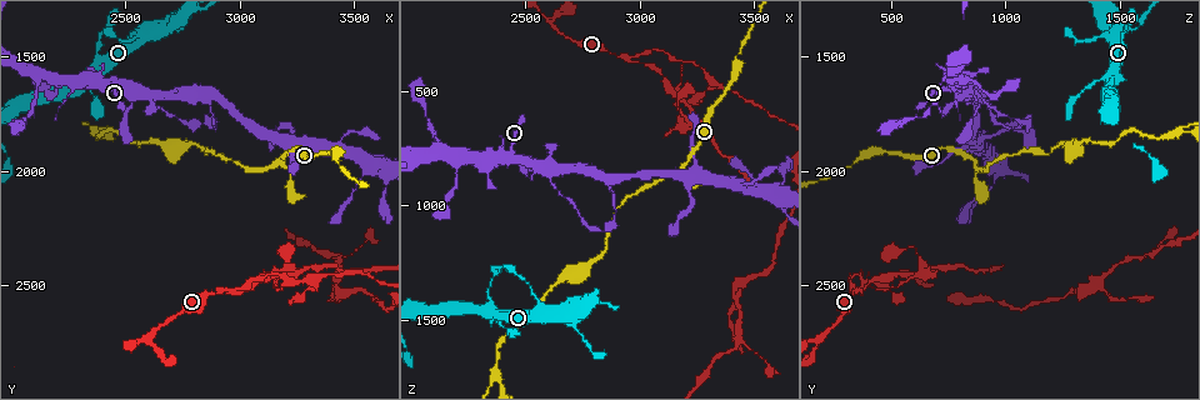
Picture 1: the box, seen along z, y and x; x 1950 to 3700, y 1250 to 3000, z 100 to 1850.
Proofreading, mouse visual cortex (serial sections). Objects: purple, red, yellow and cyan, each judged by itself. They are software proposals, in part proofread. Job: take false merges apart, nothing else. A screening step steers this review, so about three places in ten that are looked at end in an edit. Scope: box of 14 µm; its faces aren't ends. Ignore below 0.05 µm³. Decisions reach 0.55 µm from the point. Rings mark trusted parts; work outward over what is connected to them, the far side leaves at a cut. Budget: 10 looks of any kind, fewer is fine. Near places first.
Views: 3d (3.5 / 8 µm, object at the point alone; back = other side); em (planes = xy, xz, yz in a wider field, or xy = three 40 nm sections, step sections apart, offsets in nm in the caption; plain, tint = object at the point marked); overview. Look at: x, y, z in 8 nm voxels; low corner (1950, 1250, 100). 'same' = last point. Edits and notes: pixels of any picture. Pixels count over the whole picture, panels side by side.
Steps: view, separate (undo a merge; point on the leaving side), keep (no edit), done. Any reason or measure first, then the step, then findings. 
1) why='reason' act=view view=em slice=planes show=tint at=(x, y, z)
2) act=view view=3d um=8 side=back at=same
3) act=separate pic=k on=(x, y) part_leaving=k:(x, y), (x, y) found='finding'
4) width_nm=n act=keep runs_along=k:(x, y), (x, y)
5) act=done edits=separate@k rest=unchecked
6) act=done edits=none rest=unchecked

why='thick turns thin' act=view view=3d um=3.5 at=(2870, 1670, 880)

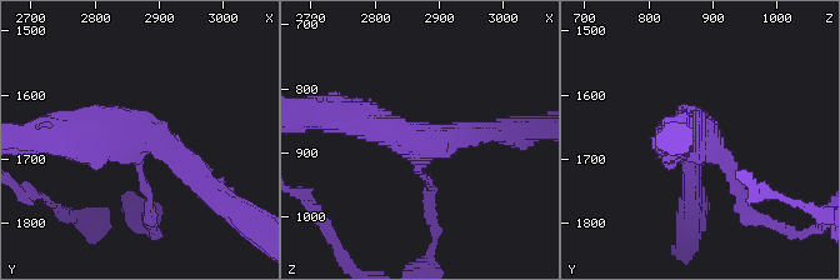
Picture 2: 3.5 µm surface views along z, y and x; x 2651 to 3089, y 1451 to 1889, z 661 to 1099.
arms=3 arm_widths_nm=150,250,450 why='shape alone is not enough' act=view view=em slice=planes show=tint at=(2870, 1665, 885)

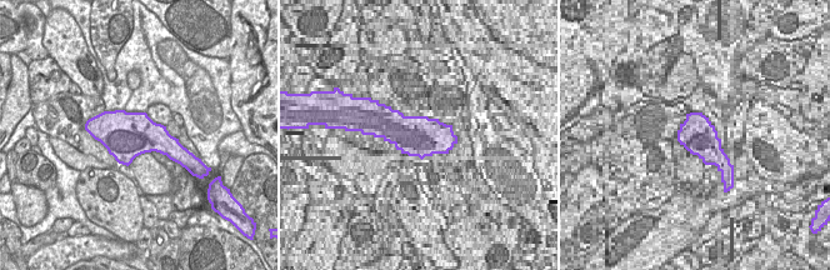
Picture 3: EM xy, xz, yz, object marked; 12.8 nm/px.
act=keep runs_along=2:(55, 141), (155, 134), (201, 180) found='all the same cell'

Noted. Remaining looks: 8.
why='branch point' act=view view=3d um=3.5 at=(3170, 1950, 860)

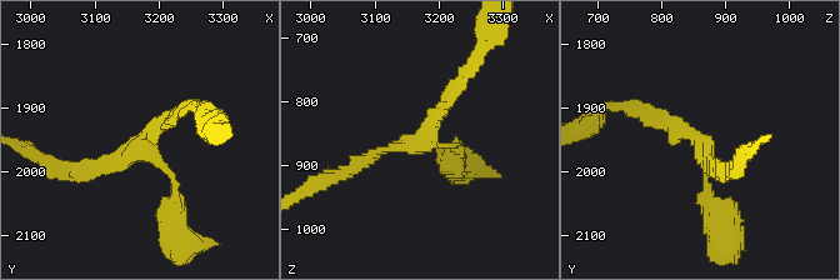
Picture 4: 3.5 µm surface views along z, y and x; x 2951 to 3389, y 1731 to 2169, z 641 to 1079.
arms=3 arm_widths_nm=150,150,200 why='need the tissue' act=view view=em slice=xy step=5 show=tint at=(3175, 1950, 860)

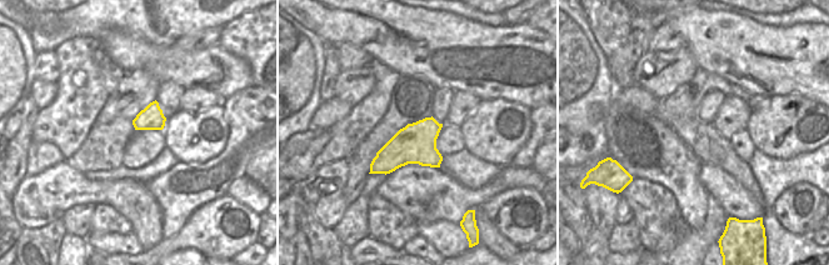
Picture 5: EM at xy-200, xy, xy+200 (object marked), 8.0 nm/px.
act=keep runs_along=4:(459, 80), (428, 135), (351, 170) found='all the same cell'

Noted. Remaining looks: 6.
why='two arms at a narrow angle' act=view view=3d um=3.5 at=(2940, 2510, 360)

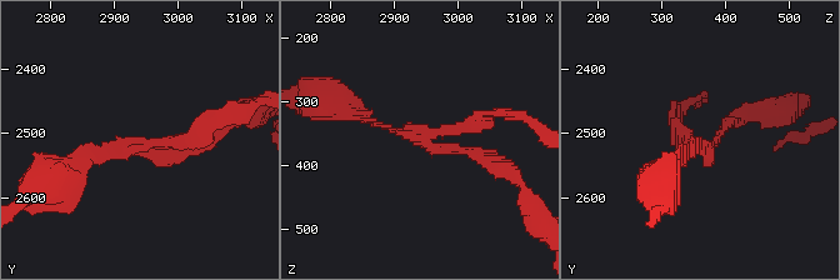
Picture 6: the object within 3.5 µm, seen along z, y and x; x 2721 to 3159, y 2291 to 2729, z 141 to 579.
arms=3 arm_widths_nm=150,150,200 why='shape alone is not enough' act=view view=em slice=xy step=1 show=tint at=(2940, 2515, 360)

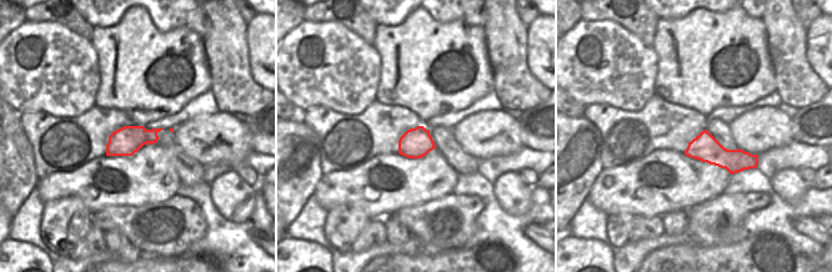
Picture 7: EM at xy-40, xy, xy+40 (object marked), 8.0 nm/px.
width_nm=240 act=separate pic=6 on=(470, 128) border=7:(145, 130), (145, 137), (149, 142) found='two cells meet here'

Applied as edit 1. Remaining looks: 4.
why='redraw' act=view view=overview

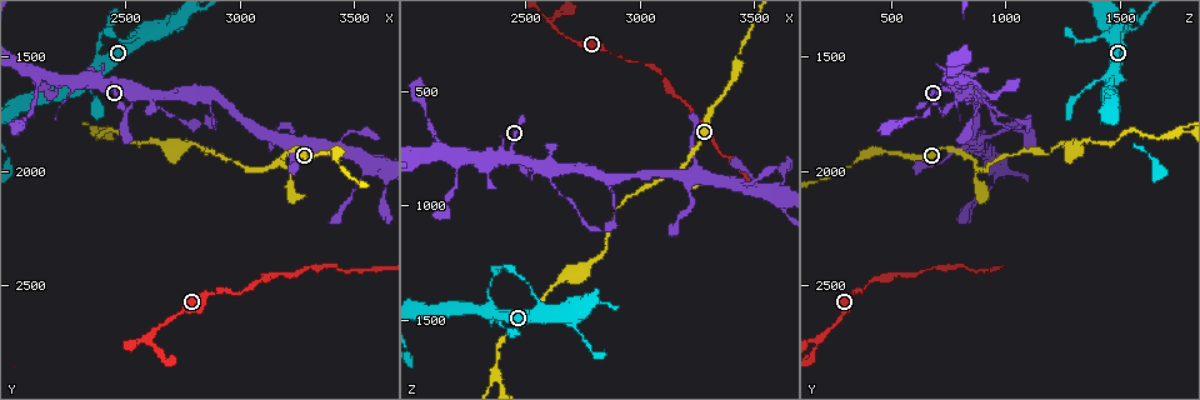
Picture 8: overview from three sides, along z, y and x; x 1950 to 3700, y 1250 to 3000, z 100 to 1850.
why='thick turns thin' act=view view=3d um=3.5 at=(3420, 1970, 360)

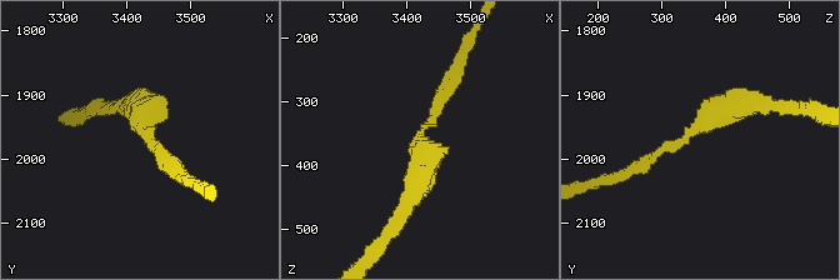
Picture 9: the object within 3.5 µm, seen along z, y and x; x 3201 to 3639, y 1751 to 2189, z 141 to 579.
arm_widths_nm=150,300 why='need the tissue' act=view view=em slice=planes show=tint at=(3425, 1955, 355)

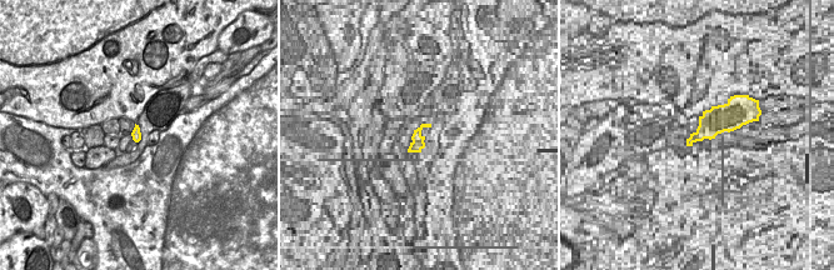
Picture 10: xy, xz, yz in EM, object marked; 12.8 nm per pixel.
act=view view=em slice=xy step=1 show=tint at=same

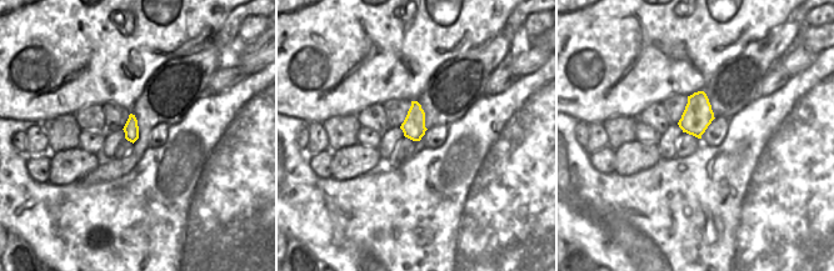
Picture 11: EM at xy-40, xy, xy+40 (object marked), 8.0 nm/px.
act=keep runs_along=9:(765, 103), (718, 110), (634, 169) found='all the same cell'

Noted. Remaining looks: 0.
act=done edits=separate@6 rest=unchecked

